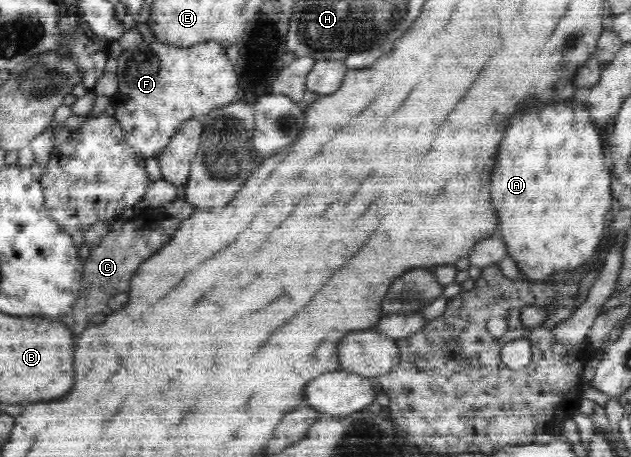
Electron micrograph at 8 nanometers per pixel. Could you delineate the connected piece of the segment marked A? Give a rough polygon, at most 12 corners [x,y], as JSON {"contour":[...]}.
{"contour":[[582,102],[519,112],[491,198],[527,282],[586,267],[614,198]]}

